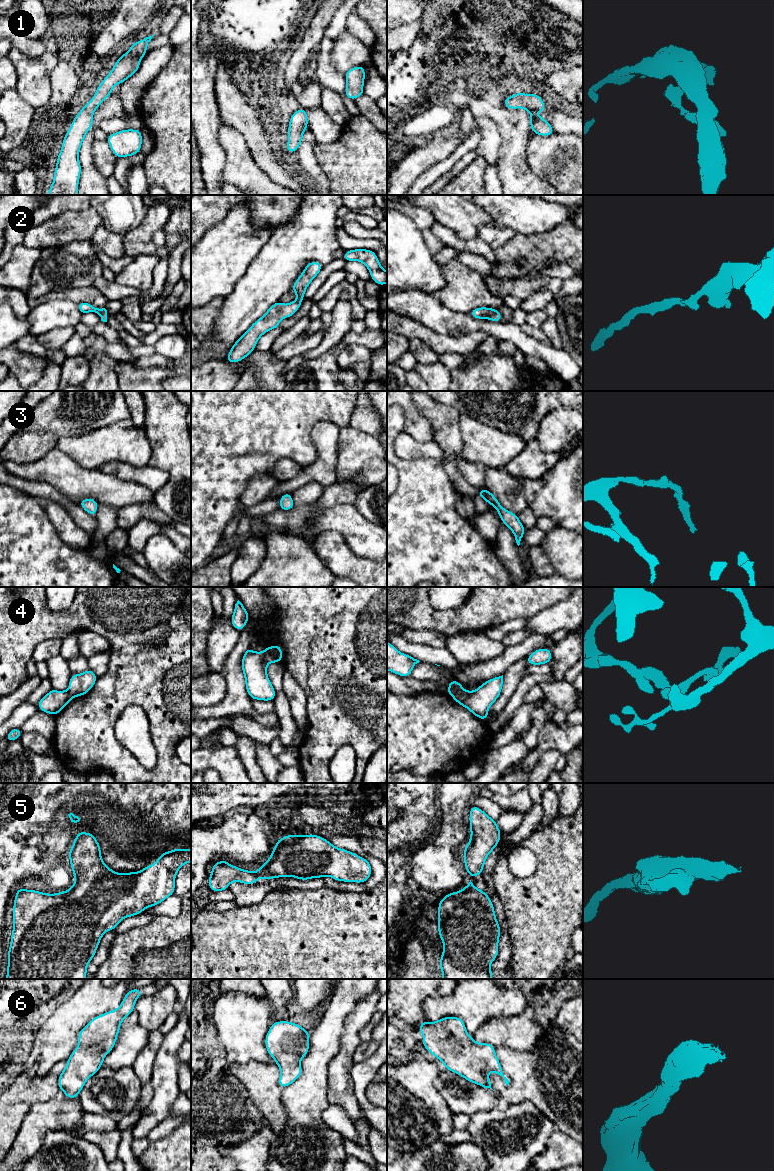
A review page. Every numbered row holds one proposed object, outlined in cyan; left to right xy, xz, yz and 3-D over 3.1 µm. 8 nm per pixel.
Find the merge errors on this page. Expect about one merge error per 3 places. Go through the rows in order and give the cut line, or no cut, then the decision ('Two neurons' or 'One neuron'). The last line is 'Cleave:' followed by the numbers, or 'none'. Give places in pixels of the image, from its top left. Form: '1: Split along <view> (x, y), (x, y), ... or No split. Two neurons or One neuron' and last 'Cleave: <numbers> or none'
1: No split. One neuron
2: No split. One neuron
3: No split. One neuron
4: Split along yz (463, 689), (451, 695). Two neurons
5: No split. One neuron
6: No split. One neuron
Cleave: 4

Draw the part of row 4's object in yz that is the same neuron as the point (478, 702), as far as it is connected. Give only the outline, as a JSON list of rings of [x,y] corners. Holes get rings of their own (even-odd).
[[[503,675],[486,680],[474,691],[463,690],[459,694],[452,694],[452,698],[472,714],[486,721],[490,706],[498,699],[503,685]]]

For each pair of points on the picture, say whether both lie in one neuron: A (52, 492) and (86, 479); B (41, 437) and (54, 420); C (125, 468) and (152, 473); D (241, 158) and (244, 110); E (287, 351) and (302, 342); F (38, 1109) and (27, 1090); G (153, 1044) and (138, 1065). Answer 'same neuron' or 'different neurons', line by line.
A: different neurons
B: same neuron
C: same neuron
D: different neurons
E: same neuron
F: different neurons
G: same neuron

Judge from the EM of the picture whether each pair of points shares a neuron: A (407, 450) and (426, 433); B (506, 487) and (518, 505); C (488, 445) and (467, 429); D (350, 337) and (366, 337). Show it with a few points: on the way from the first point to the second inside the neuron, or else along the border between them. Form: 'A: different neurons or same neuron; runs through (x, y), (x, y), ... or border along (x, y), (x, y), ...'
A: different neurons; border along (402, 430), (419, 442), (432, 440)
B: same neuron; runs through (509, 491), (515, 501)
C: same neuron; runs through (483, 442), (472, 431)
D: same neuron; runs through (354, 337), (362, 337)

